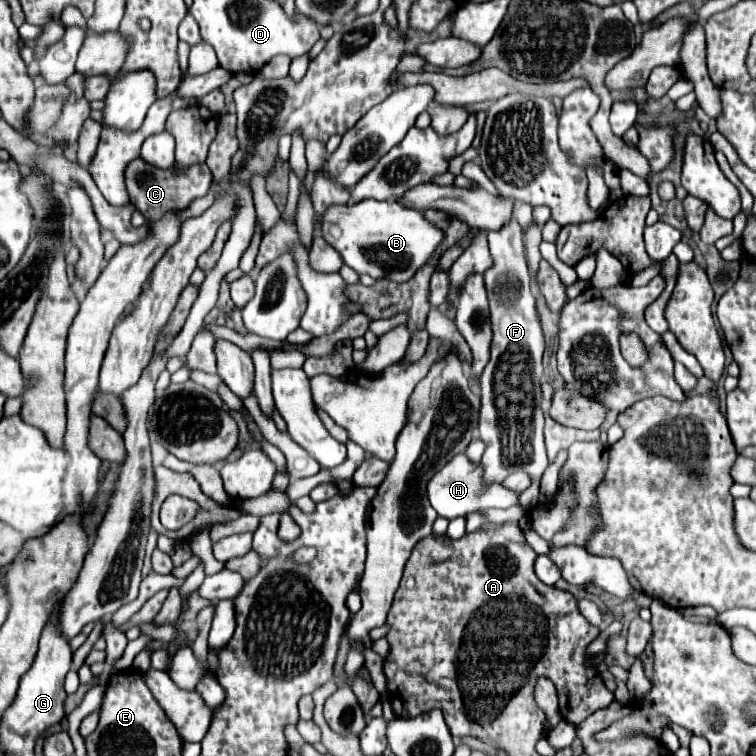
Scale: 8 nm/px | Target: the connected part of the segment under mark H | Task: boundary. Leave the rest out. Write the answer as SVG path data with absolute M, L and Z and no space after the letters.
M458 454L450 460L430 482L428 482L428 498L432 498L432 508L442 518L456 518L466 516L468 512L476 512L482 508L510 508L518 504L518 496L500 484L484 486L482 484L482 468L468 462L464 454Z

